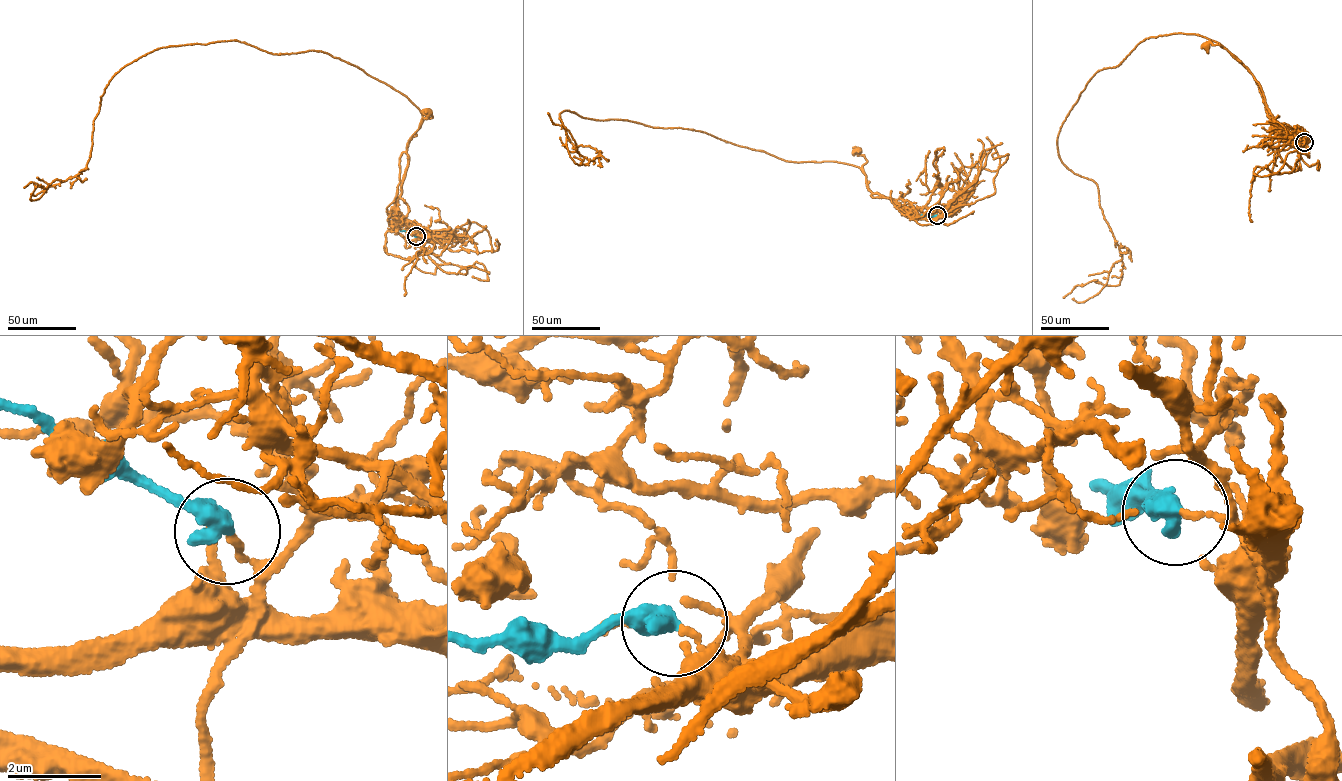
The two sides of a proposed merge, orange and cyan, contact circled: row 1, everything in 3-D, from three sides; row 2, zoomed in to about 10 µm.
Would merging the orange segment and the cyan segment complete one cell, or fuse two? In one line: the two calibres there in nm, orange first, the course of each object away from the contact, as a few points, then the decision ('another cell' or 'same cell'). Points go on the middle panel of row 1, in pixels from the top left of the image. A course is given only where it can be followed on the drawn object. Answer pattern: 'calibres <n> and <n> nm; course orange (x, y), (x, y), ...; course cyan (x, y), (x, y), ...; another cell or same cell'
calibres 120 and 480 nm; course orange (937, 215), (933, 219), (922, 207), (904, 209), (894, 199), (872, 193), (862, 168), (866, 159), (857, 151); course cyan (937, 215), (920, 216); another cell

